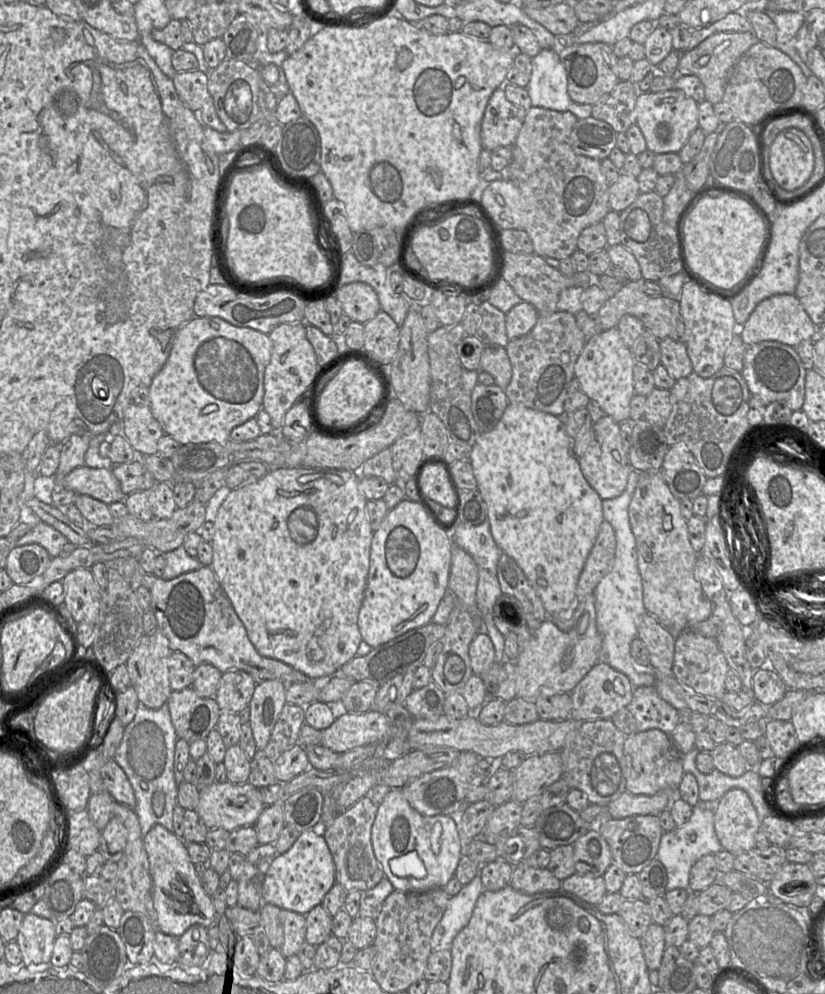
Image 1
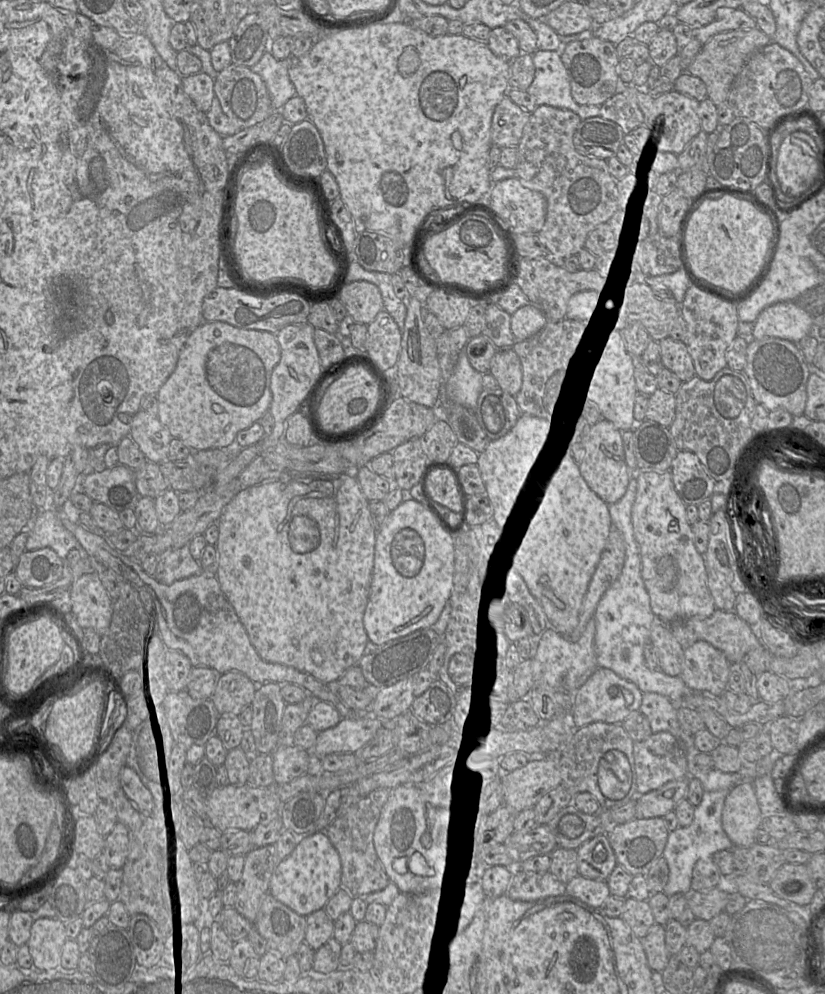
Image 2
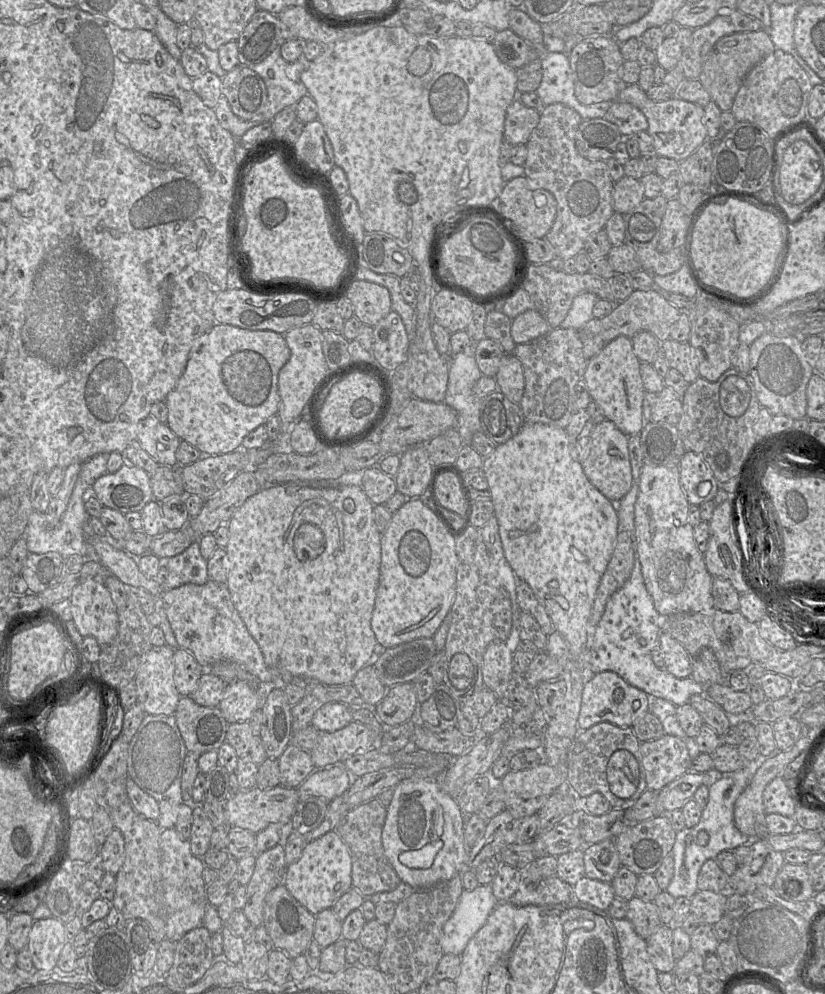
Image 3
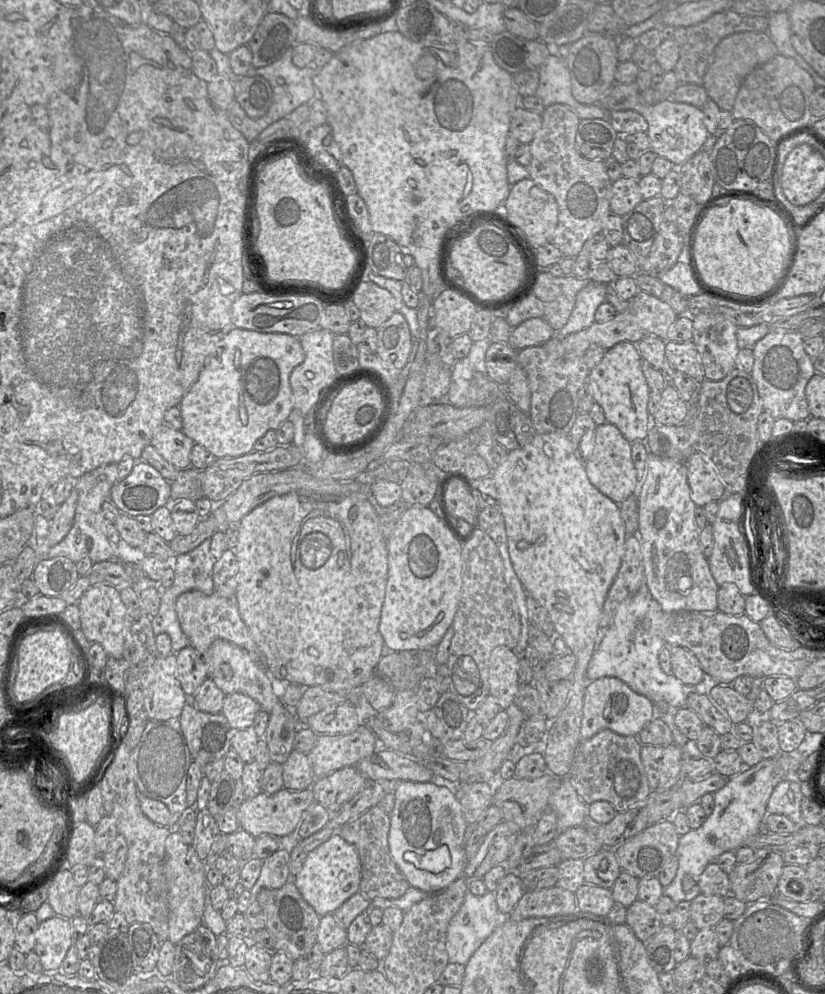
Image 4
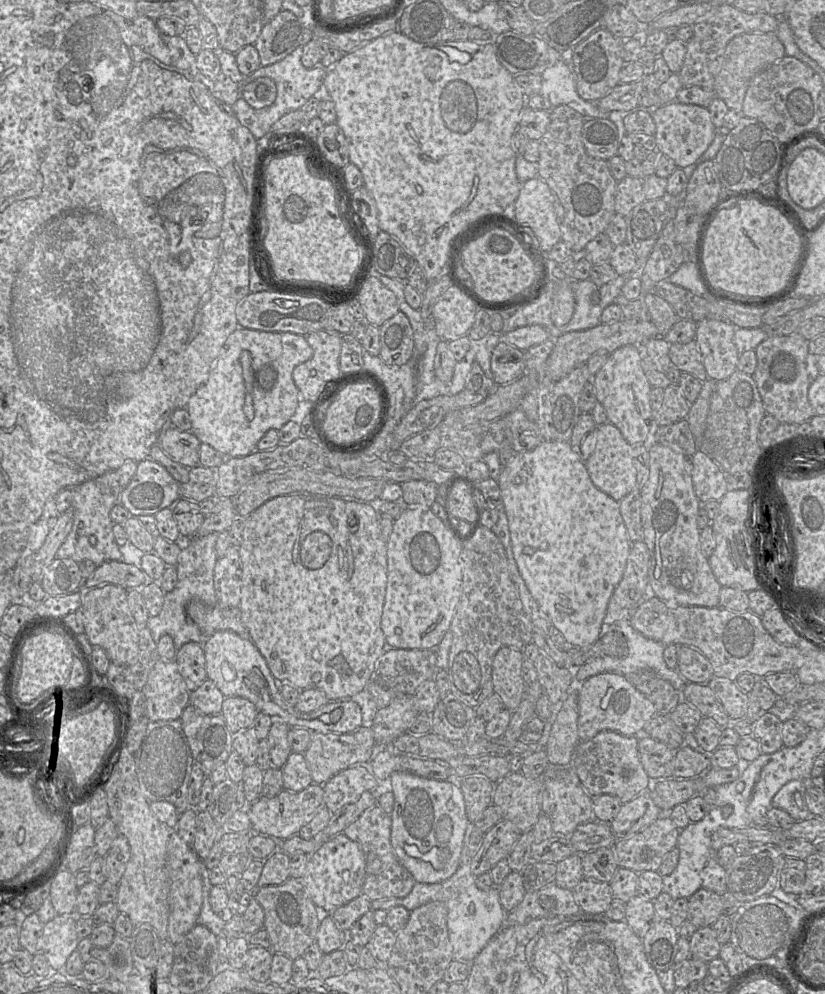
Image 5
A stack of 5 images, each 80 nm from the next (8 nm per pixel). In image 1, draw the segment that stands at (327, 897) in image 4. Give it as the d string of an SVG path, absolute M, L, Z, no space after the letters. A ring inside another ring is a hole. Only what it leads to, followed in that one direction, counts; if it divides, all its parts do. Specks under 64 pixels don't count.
M313 828L301 832L291 848L278 854L271 863L264 880L263 902L306 915L321 905L335 883L335 863L330 849L322 831Z

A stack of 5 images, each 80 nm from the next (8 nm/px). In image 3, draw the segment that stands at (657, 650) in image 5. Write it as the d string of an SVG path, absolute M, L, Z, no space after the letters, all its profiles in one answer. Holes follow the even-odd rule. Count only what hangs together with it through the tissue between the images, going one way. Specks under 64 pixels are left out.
M636 557L632 573L626 583L607 601L604 613L596 626L591 651L591 668L594 674L611 671L618 674L630 685L642 690L648 696L655 696L673 703L676 707L689 703L694 695L704 695L705 685L694 681L691 677L677 678L666 669L659 669L653 662L652 650L659 645L662 615L655 609L648 593L640 563Z

